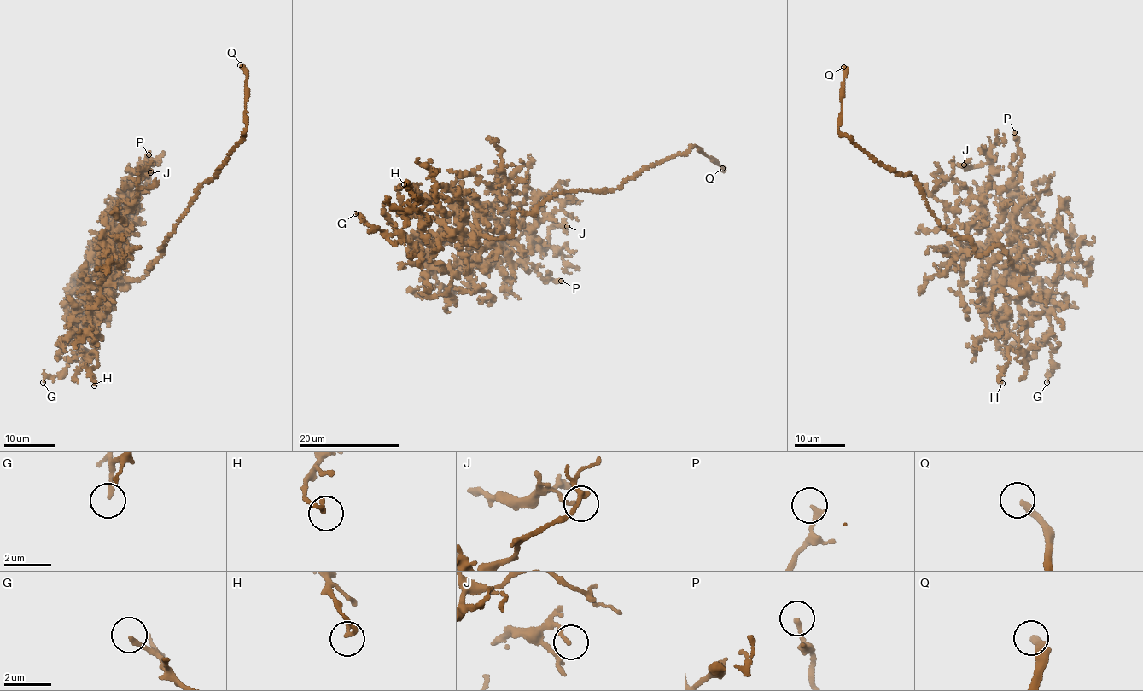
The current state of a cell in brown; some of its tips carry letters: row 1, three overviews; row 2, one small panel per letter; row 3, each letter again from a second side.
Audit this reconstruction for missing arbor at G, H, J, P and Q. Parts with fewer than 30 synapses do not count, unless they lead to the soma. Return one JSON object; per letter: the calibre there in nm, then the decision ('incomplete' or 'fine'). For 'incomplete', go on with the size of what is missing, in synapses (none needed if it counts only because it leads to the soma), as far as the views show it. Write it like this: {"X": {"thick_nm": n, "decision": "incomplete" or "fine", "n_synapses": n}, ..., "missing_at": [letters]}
{"G": {"thick_nm": 170, "decision": "fine"}, "H": {"thick_nm": 190, "decision": "fine"}, "J": {"thick_nm": 140, "decision": "fine"}, "P": {"thick_nm": 200, "decision": "fine"}, "Q": {"thick_nm": 280, "decision": "incomplete"}, "missing_at": ["Q"]}

